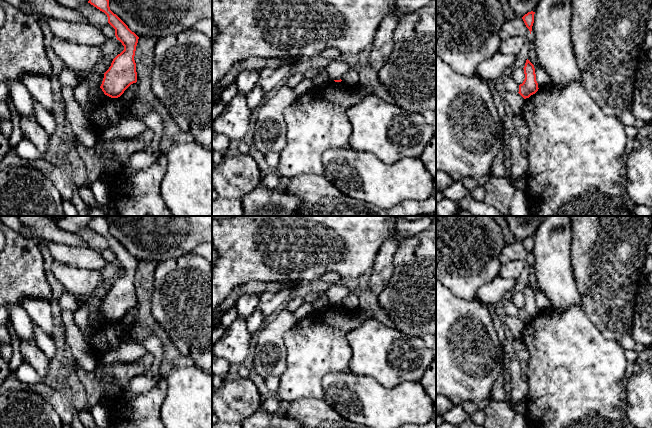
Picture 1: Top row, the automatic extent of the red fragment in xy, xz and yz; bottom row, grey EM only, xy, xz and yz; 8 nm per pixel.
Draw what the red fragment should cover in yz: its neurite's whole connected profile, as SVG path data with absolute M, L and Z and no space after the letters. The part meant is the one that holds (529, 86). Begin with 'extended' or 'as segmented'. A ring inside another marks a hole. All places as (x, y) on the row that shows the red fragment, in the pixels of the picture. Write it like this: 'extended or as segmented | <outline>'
as segmented | M527 59L524 66L525 79L519 85L519 94L524 98L529 98L538 91L538 83L536 81L536 74L534 65Z

